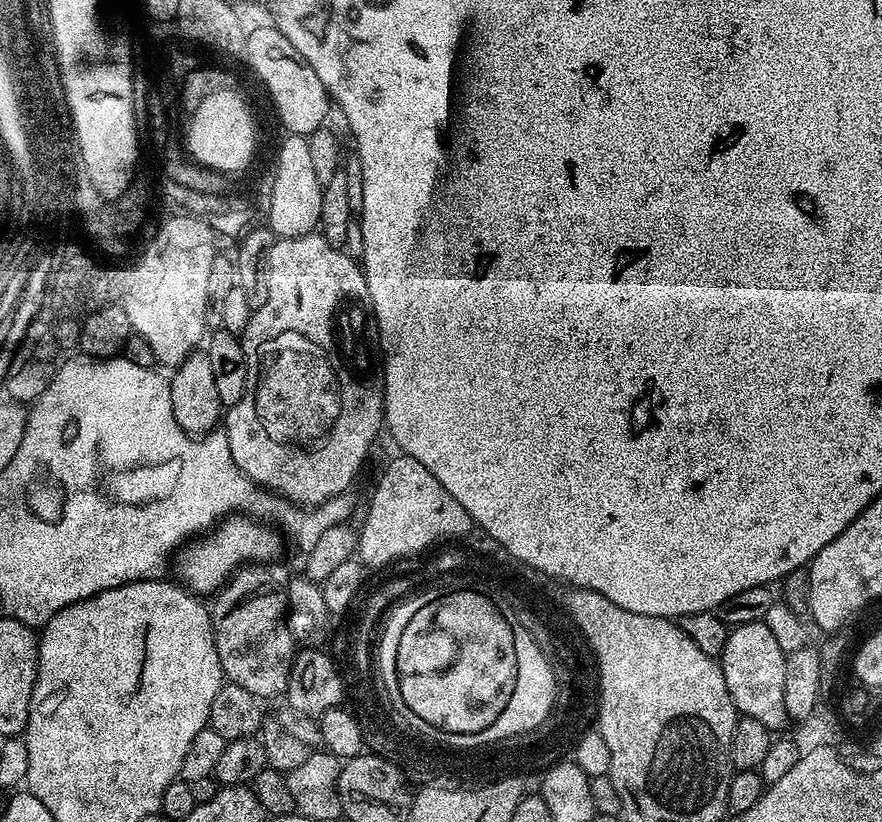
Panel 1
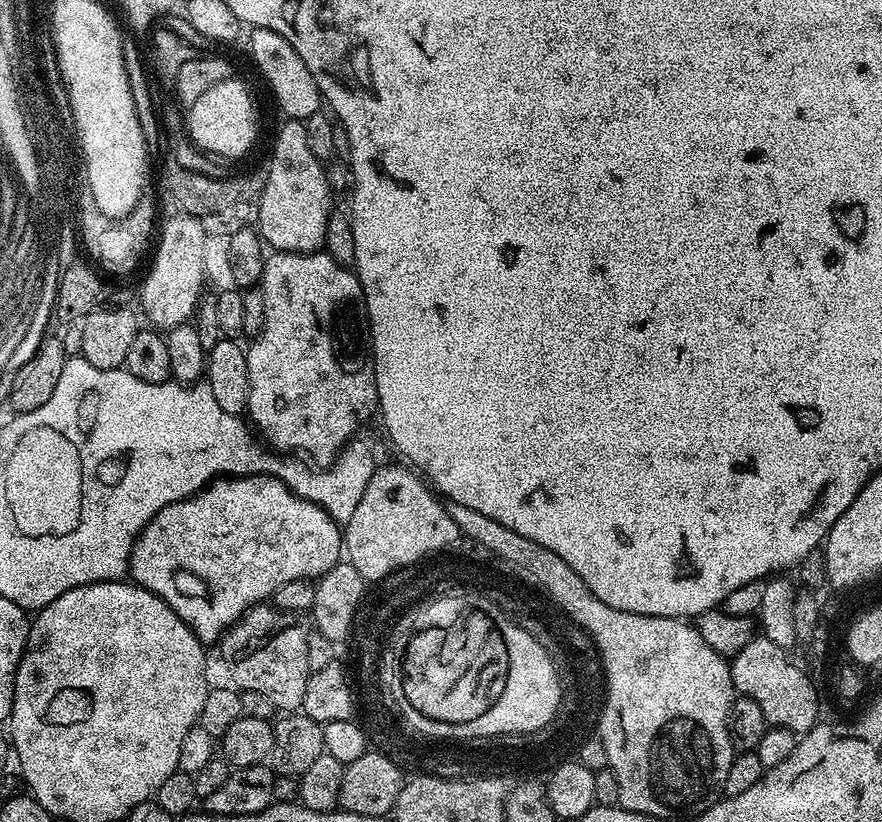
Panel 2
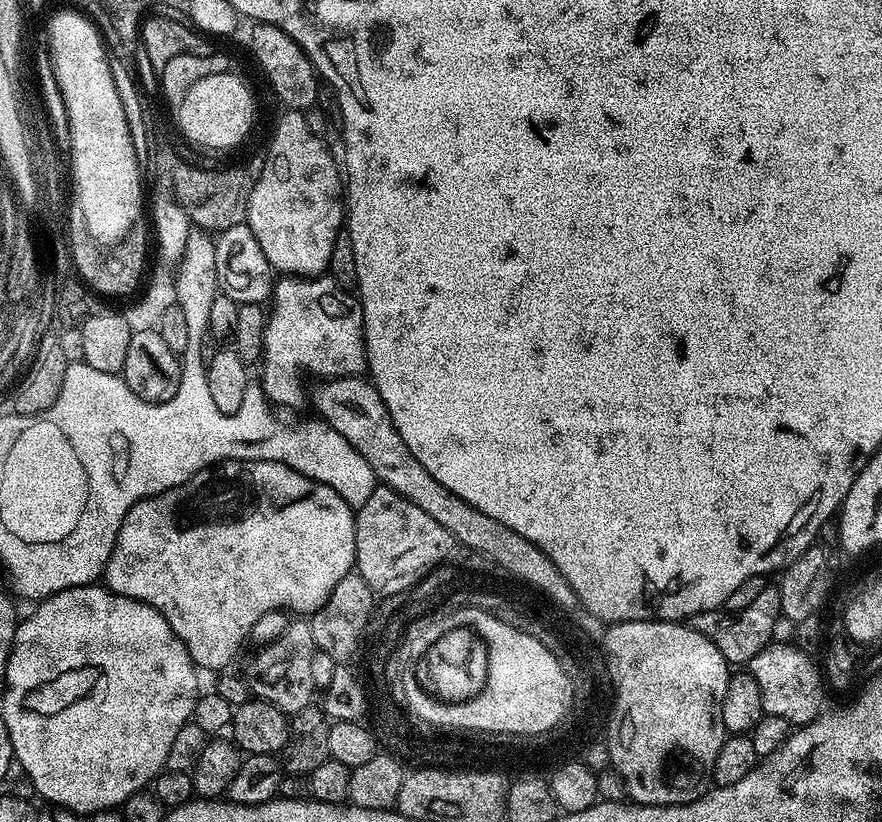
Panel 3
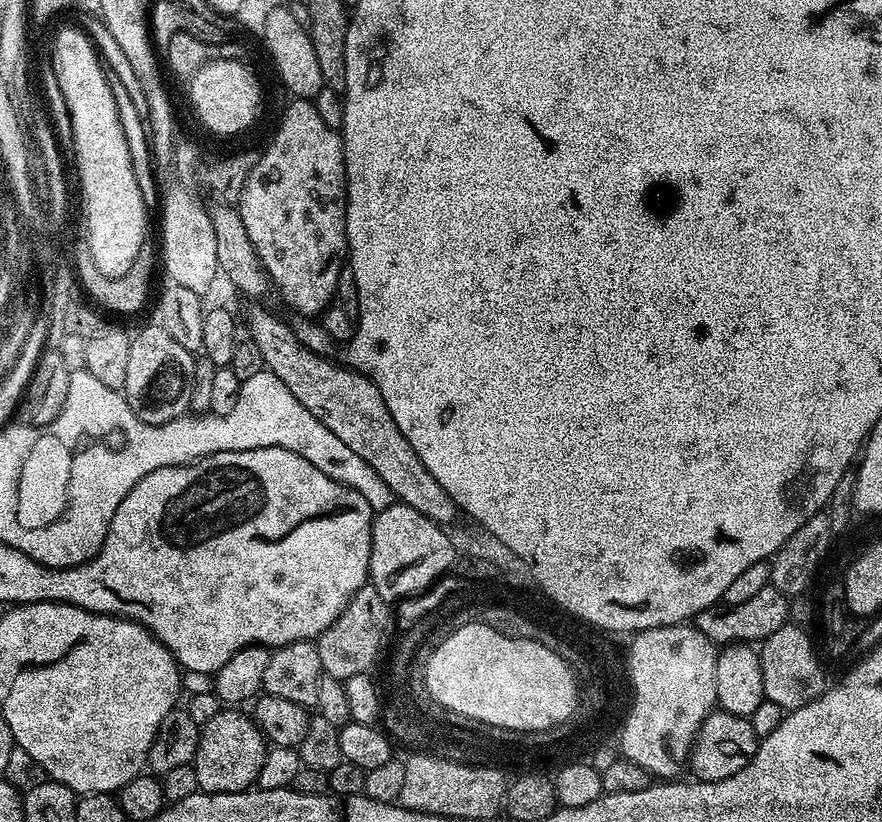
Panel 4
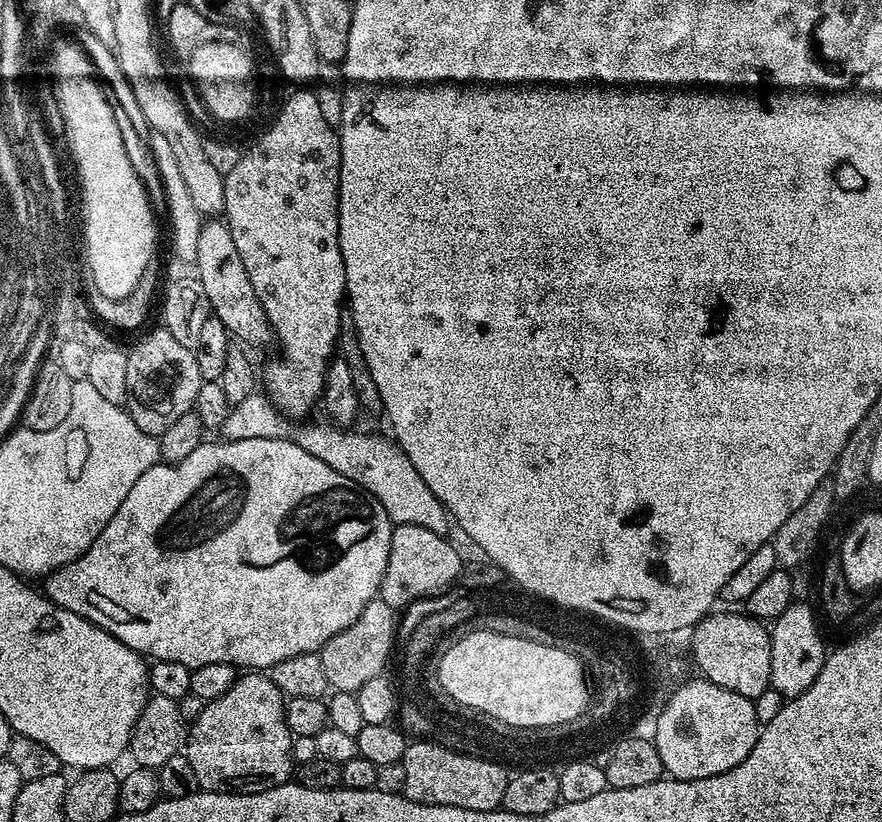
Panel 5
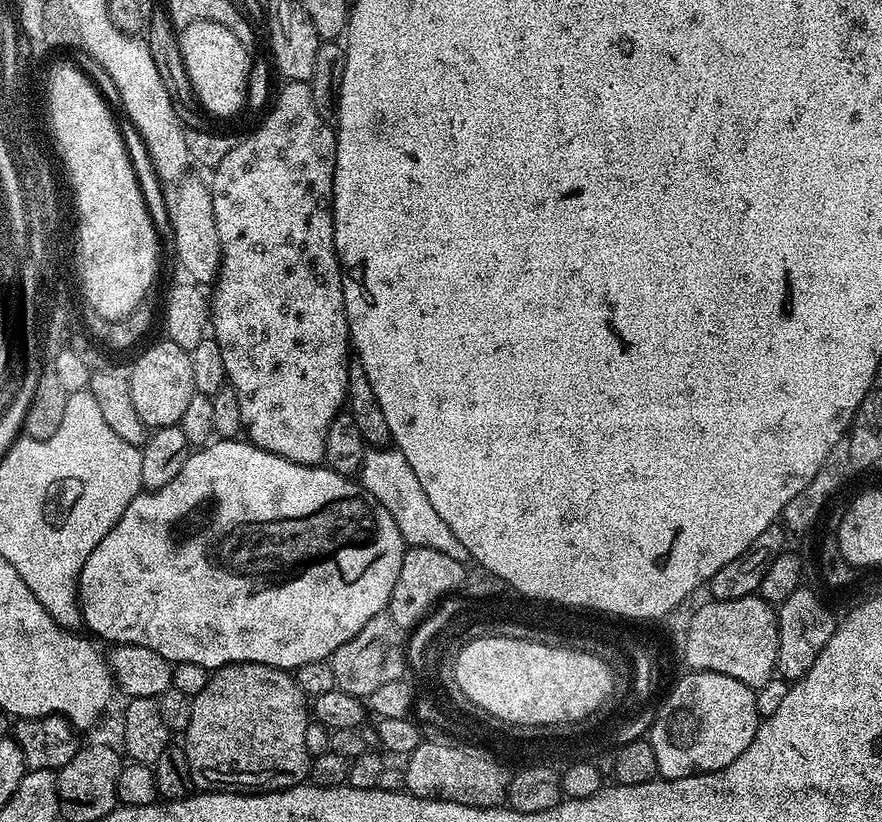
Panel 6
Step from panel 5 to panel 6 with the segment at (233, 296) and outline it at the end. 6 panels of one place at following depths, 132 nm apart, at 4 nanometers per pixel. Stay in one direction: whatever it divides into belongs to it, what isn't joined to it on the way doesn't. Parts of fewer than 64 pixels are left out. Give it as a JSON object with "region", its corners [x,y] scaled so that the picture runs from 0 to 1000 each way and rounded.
{"region":[[[210,217],[204,220],[200,234],[200,248],[194,254],[195,285],[200,292],[200,311],[204,321],[214,331],[223,347],[235,348],[249,333],[249,291],[247,290],[247,270],[243,270],[243,241],[237,225],[227,219]]]}

